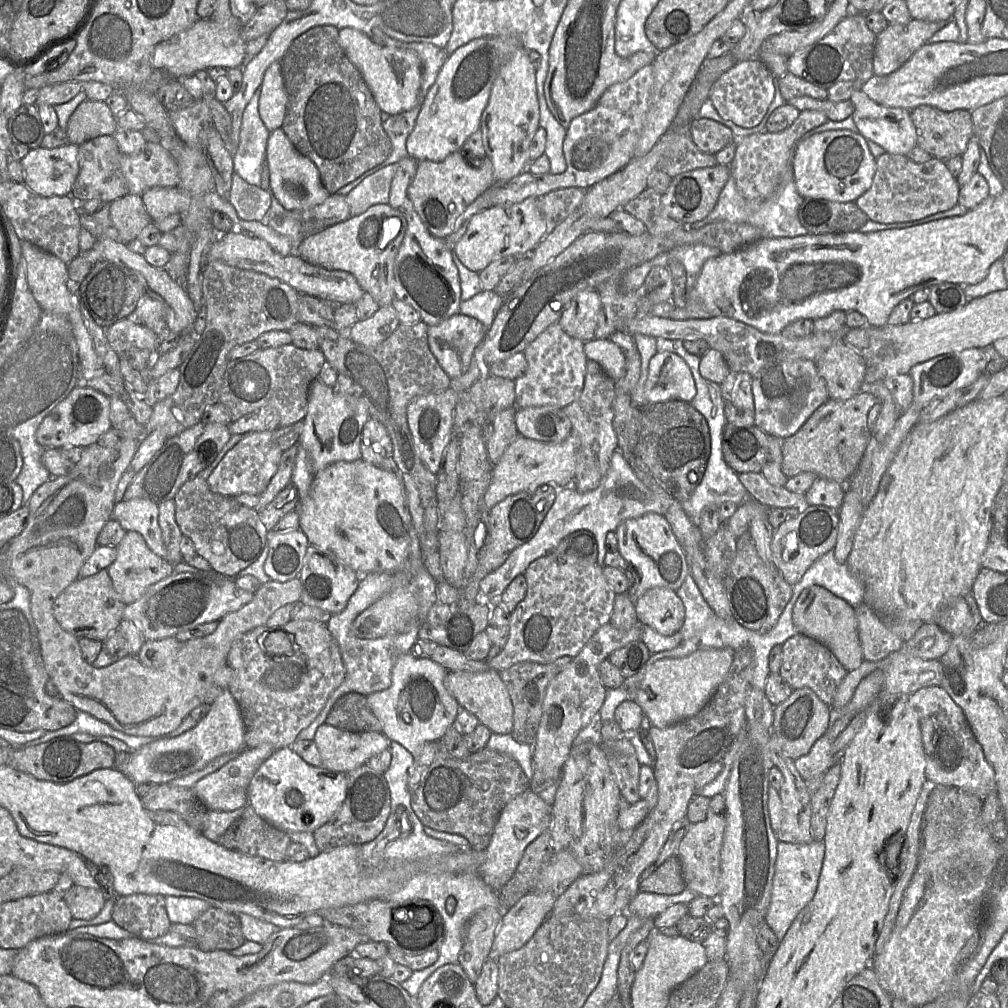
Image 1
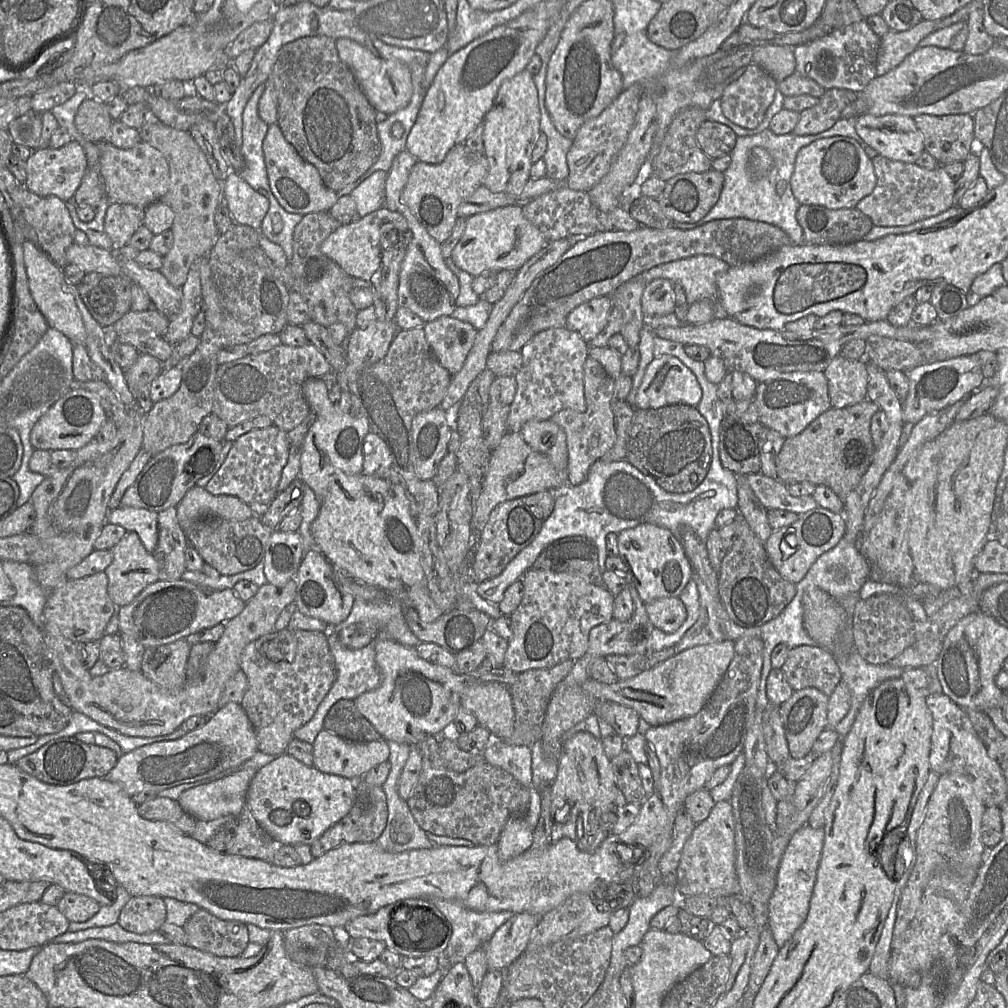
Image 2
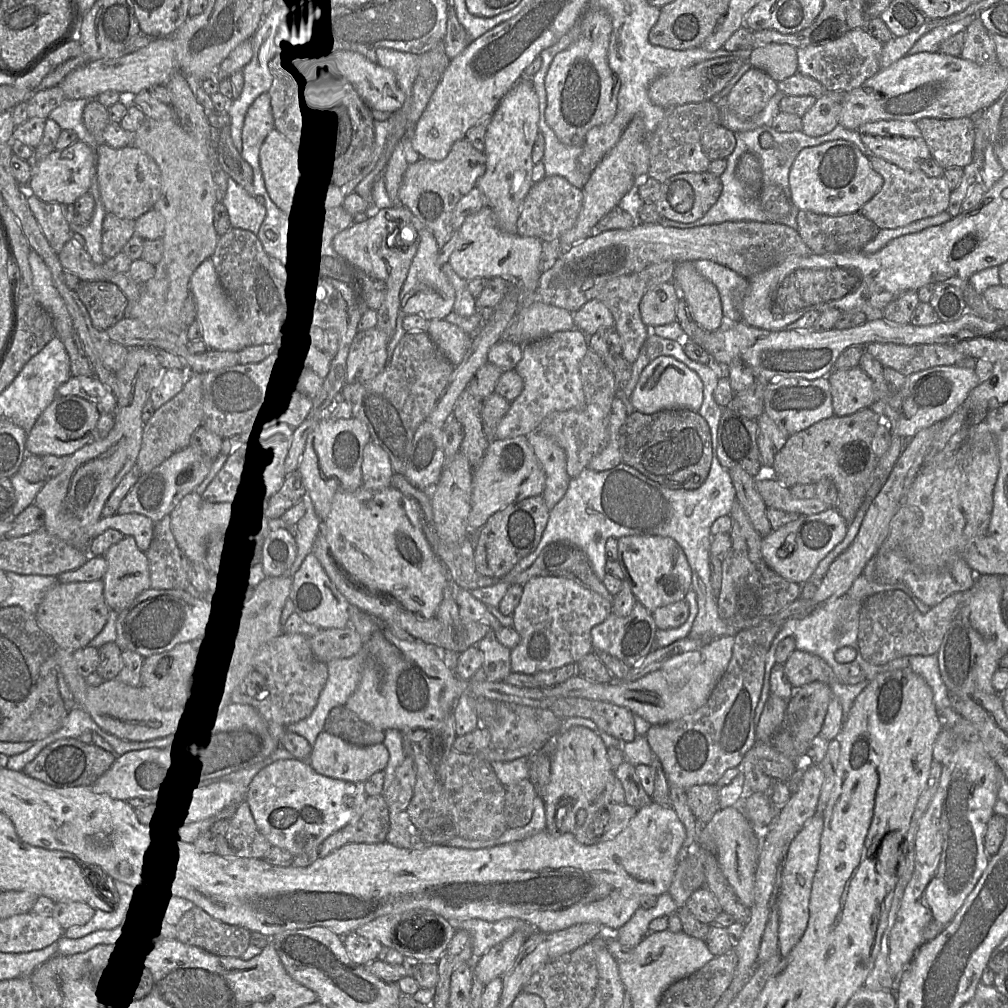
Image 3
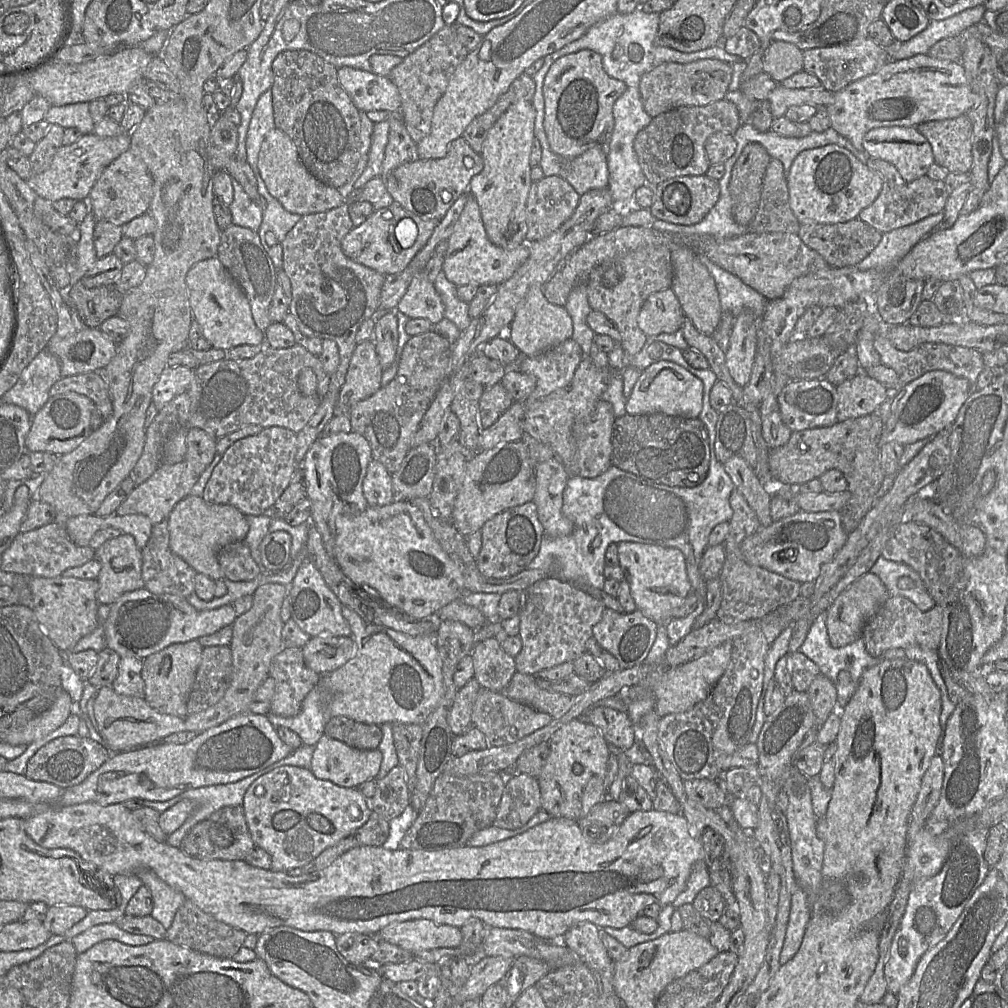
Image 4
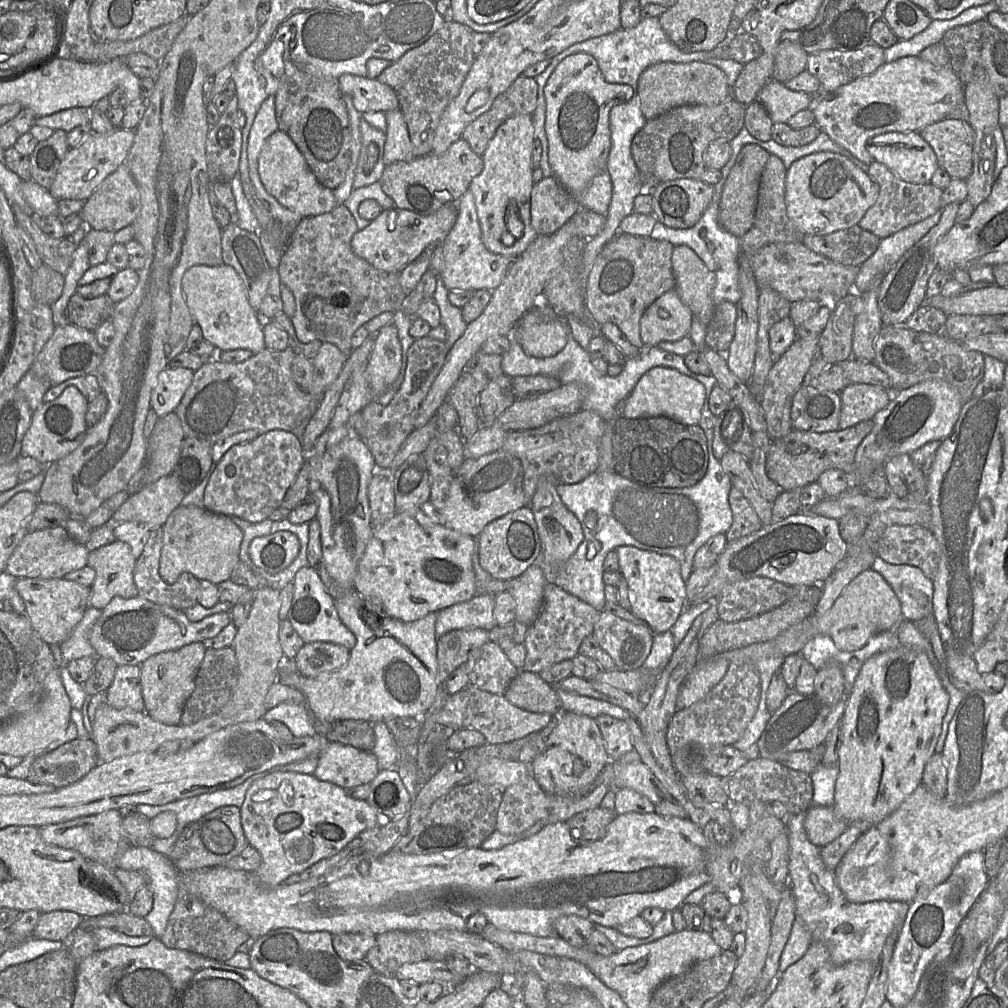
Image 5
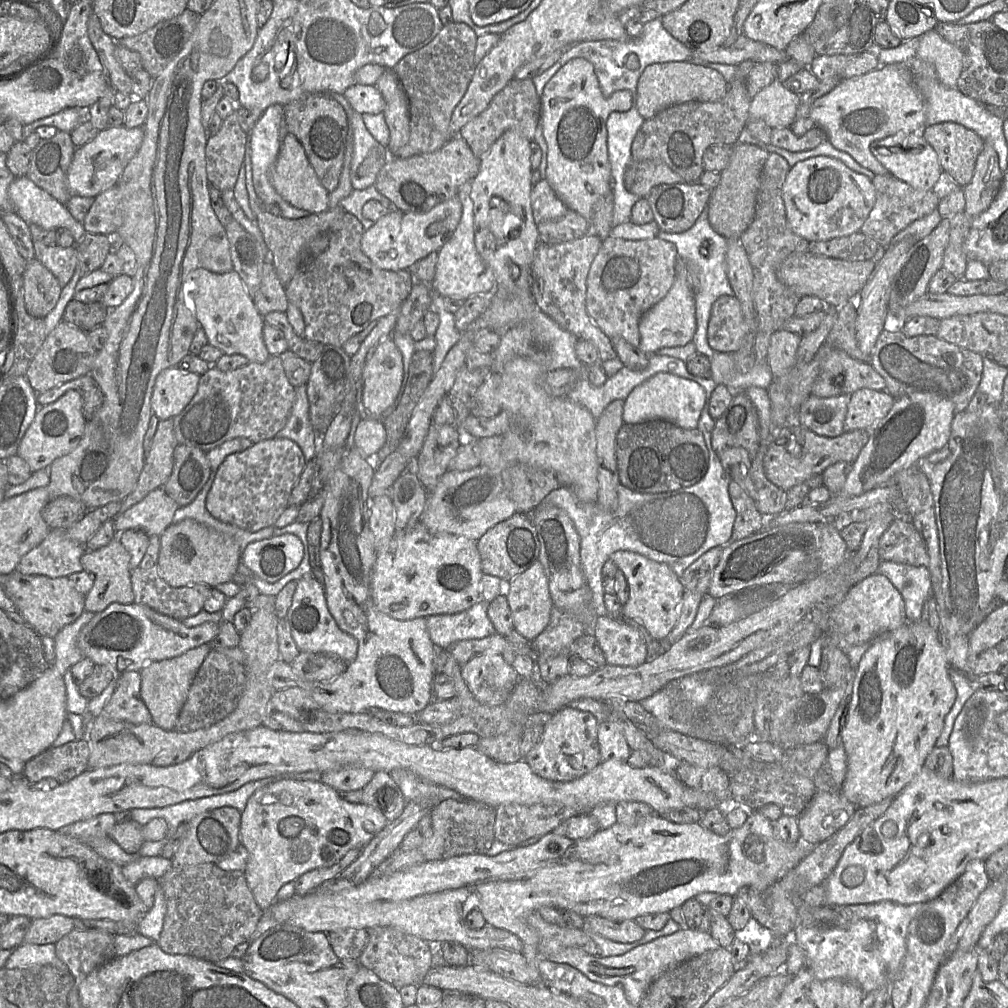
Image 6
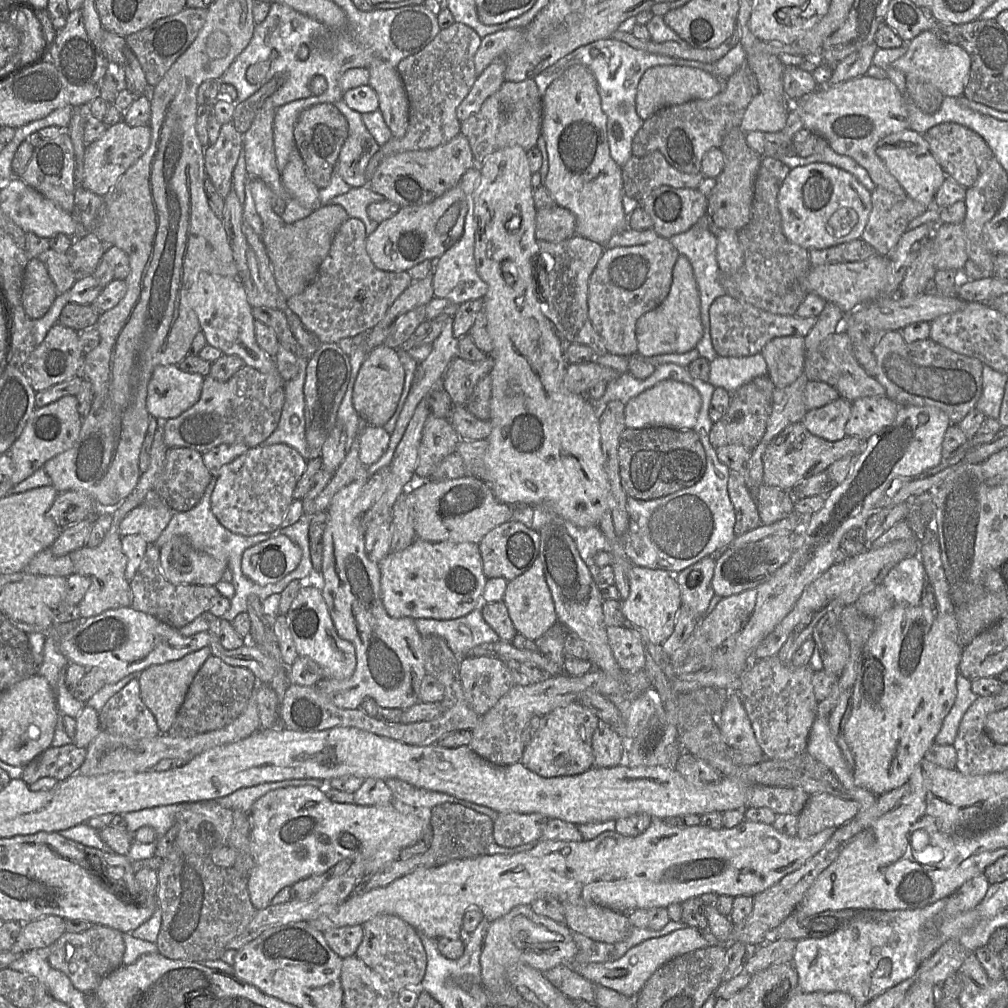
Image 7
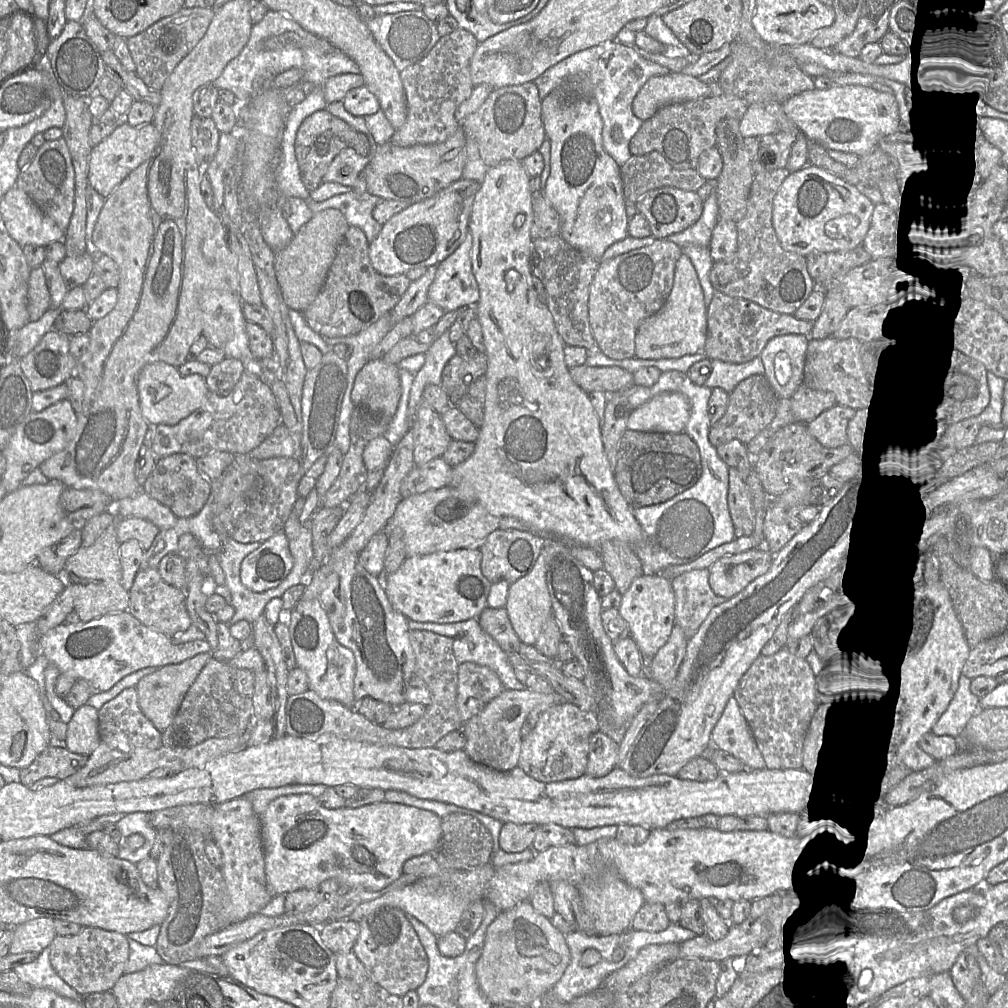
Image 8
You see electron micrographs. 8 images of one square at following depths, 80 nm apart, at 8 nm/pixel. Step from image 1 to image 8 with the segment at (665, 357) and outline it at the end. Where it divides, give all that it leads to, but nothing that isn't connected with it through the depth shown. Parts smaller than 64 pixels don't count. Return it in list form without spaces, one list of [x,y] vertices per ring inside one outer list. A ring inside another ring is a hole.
[[[665,392],[631,411],[627,429],[642,432],[684,432],[690,418],[690,402],[678,392]]]

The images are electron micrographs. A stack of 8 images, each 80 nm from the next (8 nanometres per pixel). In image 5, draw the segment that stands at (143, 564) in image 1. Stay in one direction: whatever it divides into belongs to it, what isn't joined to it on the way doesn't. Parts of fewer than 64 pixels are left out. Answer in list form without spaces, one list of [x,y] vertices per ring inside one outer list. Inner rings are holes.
[[[117,539],[91,551],[87,565],[95,570],[96,576],[91,586],[90,607],[103,610],[114,597],[137,597],[134,583],[136,562],[130,546]]]

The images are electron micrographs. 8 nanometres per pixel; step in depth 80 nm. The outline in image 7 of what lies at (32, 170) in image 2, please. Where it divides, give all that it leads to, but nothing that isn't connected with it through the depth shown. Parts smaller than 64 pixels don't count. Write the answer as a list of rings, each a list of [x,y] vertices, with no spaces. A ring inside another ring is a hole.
[[[124,120],[108,126],[104,134],[88,144],[84,155],[84,173],[80,186],[96,195],[105,197],[128,168],[149,148],[151,128],[149,124],[130,126]]]

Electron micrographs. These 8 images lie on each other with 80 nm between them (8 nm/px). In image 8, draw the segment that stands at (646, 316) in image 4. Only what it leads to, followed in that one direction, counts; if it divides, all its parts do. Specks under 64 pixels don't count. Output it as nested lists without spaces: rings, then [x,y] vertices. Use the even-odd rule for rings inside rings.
[[[686,255],[676,263],[672,290],[662,308],[641,322],[635,337],[635,357],[645,360],[680,358],[704,352],[707,310],[696,270]]]

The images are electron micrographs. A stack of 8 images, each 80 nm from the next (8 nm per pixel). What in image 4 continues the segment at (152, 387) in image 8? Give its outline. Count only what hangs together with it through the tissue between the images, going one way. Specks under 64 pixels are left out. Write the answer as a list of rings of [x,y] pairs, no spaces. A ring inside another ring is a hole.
[[[166,366],[152,390],[152,403],[157,411],[178,395],[188,391],[193,376],[194,370],[188,367]]]

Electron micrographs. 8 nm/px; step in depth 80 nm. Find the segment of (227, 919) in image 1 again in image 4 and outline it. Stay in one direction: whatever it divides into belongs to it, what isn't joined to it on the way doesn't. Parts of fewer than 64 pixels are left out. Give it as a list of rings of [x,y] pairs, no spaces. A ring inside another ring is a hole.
[[[186,899],[176,912],[171,927],[167,930],[166,940],[203,954],[232,959],[244,947],[247,935],[245,931],[217,920],[201,910],[191,900]]]

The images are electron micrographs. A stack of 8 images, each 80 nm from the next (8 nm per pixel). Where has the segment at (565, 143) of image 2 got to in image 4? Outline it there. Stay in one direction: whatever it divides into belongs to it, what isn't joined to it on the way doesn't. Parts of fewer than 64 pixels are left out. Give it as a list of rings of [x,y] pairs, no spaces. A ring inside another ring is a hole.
[[[549,144],[542,150],[540,167],[545,177],[564,178],[580,196],[590,190],[606,188],[609,184],[604,145],[592,146],[576,158],[565,159],[556,154]]]

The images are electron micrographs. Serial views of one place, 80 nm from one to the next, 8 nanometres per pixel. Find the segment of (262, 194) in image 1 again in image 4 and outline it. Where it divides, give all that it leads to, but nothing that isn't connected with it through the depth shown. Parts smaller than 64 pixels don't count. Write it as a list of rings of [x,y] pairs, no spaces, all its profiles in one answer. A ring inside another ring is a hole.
[[[231,177],[231,183],[233,186],[233,201],[228,206],[231,212],[231,224],[249,228],[258,233],[263,209],[249,198],[235,178]]]

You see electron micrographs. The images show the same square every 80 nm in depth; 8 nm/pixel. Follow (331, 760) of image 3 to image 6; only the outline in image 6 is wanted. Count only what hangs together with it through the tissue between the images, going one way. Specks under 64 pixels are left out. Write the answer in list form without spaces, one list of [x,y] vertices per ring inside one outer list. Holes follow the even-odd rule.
[[[345,766],[322,773],[321,782],[337,791],[362,790],[374,774],[374,771],[364,767]]]

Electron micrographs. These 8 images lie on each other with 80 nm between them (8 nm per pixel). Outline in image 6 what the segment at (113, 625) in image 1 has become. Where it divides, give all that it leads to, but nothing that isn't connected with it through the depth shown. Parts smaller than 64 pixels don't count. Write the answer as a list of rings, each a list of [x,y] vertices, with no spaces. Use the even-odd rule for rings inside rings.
[[[8,574],[4,583],[6,596],[39,636],[54,638],[66,625],[78,619],[85,611],[85,596],[79,593],[68,577],[50,578],[43,575]]]

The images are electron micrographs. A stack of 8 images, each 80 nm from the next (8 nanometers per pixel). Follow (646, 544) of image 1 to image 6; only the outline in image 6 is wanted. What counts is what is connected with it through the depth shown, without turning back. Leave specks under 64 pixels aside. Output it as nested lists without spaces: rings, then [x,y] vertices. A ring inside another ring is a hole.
[[[619,550],[609,557],[620,569],[629,585],[629,599],[621,612],[643,625],[657,641],[665,639],[678,621],[684,587],[679,577],[664,563],[626,550]]]

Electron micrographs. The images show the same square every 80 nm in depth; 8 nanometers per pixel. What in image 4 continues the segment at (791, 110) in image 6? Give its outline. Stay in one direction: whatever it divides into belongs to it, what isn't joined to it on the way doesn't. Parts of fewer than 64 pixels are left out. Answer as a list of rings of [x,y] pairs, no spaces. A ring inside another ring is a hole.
[[[778,83],[769,93],[766,102],[774,118],[785,116],[786,111],[794,105],[811,104],[826,107],[834,100],[834,92],[821,89],[790,89]]]

